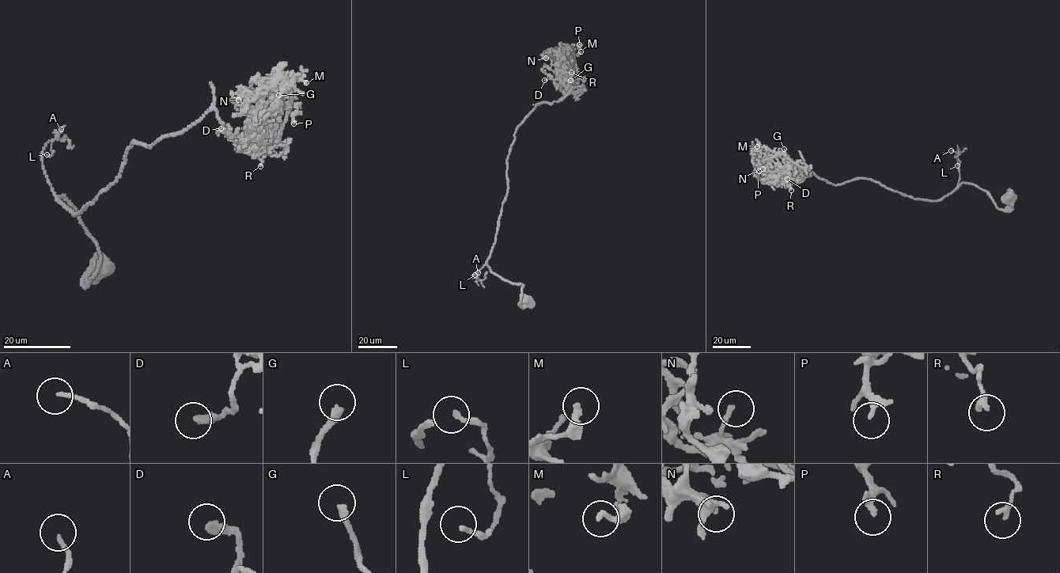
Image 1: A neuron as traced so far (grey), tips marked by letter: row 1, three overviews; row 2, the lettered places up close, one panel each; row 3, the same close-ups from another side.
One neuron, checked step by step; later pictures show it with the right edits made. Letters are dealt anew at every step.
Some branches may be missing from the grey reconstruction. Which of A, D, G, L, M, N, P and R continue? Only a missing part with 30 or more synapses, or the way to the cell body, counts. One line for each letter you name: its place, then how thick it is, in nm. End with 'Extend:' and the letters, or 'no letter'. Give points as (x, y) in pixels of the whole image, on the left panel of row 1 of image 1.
Extend: no letter

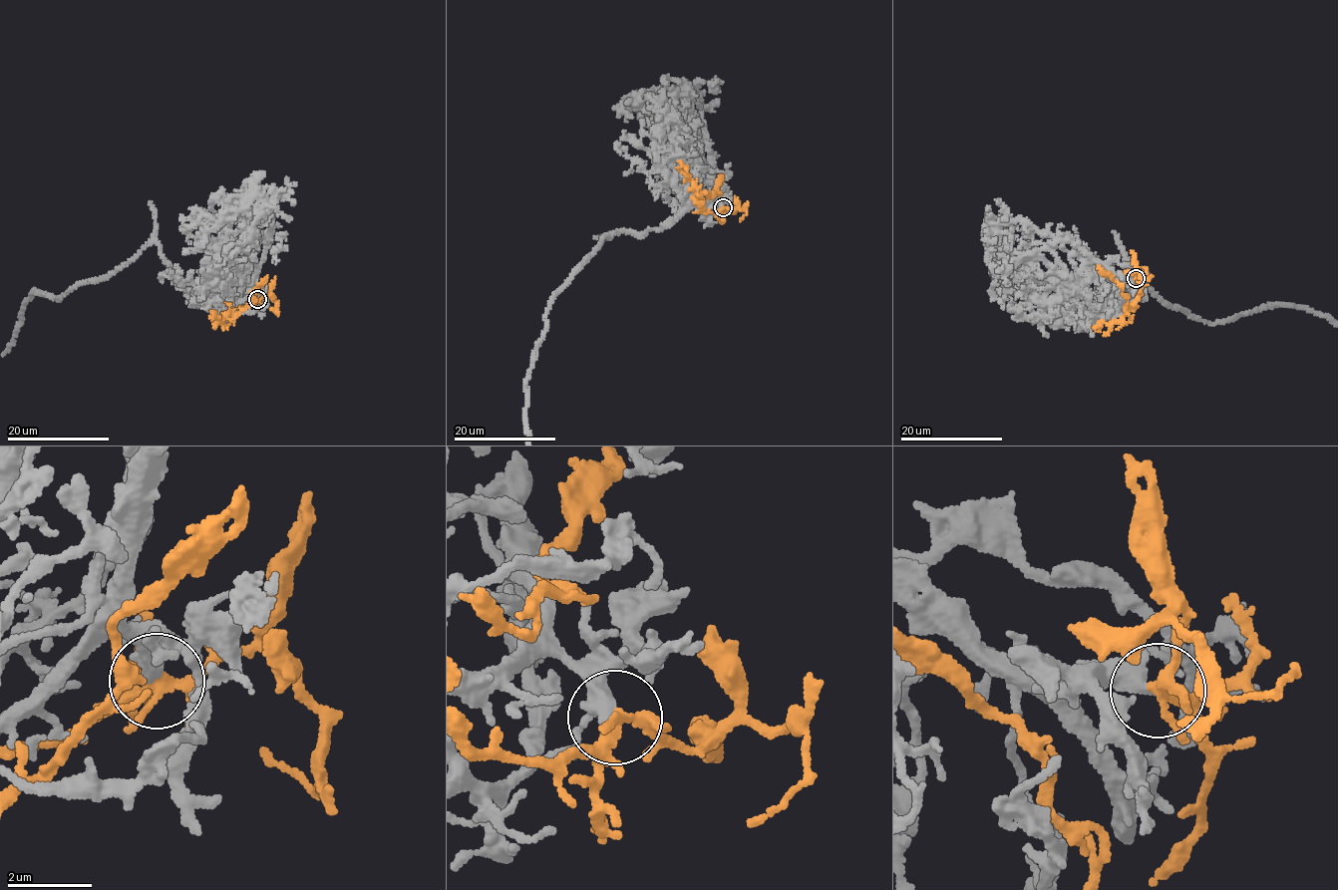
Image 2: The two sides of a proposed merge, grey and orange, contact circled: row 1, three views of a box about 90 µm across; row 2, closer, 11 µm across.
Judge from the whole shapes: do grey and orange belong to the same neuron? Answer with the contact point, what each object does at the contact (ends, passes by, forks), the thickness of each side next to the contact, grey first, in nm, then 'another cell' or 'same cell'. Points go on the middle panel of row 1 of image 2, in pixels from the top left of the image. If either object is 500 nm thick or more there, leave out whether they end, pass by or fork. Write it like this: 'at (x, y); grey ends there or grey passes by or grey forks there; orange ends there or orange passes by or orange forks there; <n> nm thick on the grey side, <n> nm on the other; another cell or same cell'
at (723, 207); grey passes by; orange forks there; 320 nm thick on the grey side, 240 nm on the other; same cell

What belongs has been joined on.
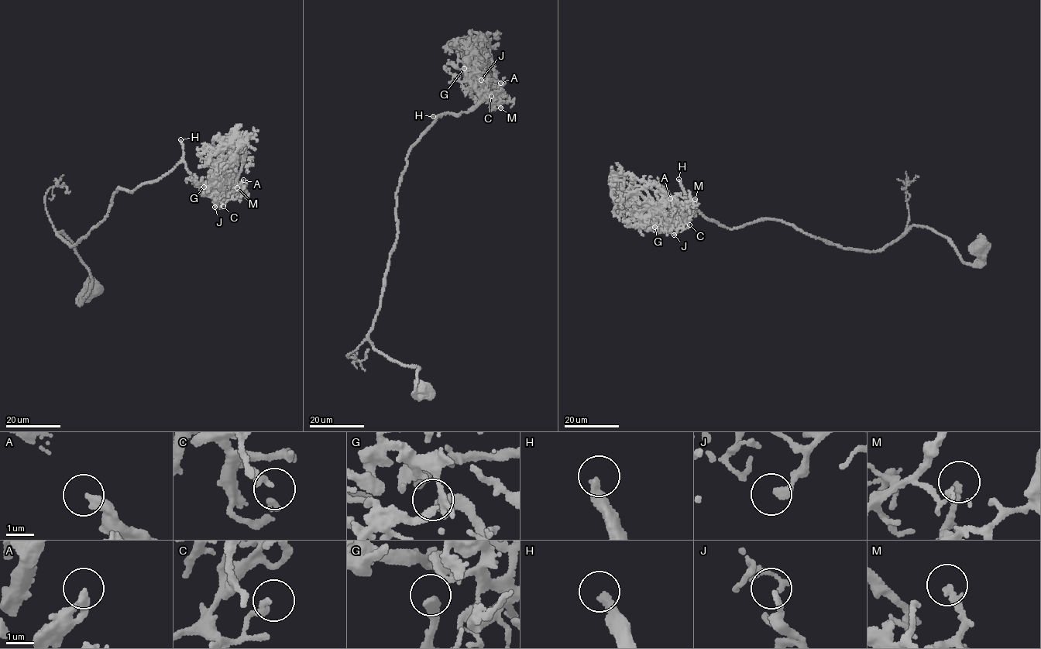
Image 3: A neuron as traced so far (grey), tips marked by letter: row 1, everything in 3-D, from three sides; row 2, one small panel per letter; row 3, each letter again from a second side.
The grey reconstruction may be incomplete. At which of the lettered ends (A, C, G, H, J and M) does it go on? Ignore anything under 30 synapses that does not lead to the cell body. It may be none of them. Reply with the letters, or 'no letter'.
G, H, M

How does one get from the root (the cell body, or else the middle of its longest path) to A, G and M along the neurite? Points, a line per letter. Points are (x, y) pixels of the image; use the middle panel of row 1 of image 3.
A: (423, 391), (417, 366), (368, 335), (396, 191), (436, 118), (470, 111), (500, 83)
G: (423, 391), (417, 366), (383, 355), (368, 335), (408, 150), (438, 116), (481, 101), (464, 68)
M: (423, 391), (417, 366), (368, 335), (396, 191), (436, 118), (486, 100), (500, 108)

